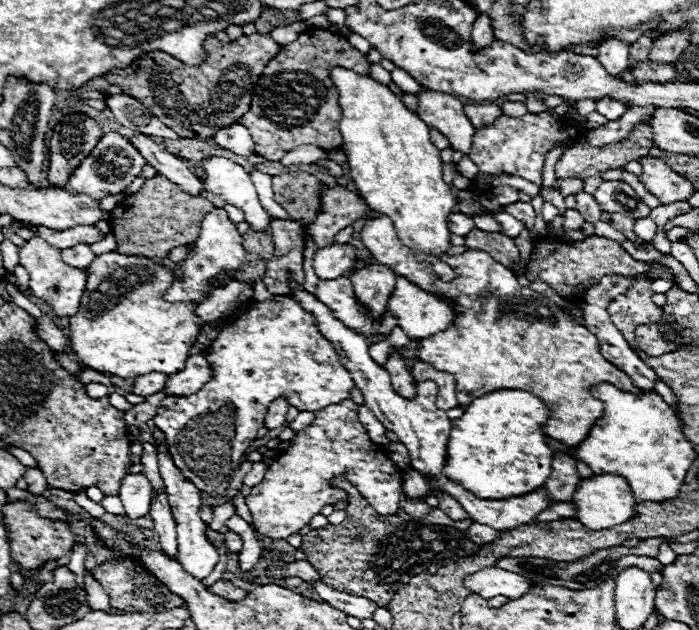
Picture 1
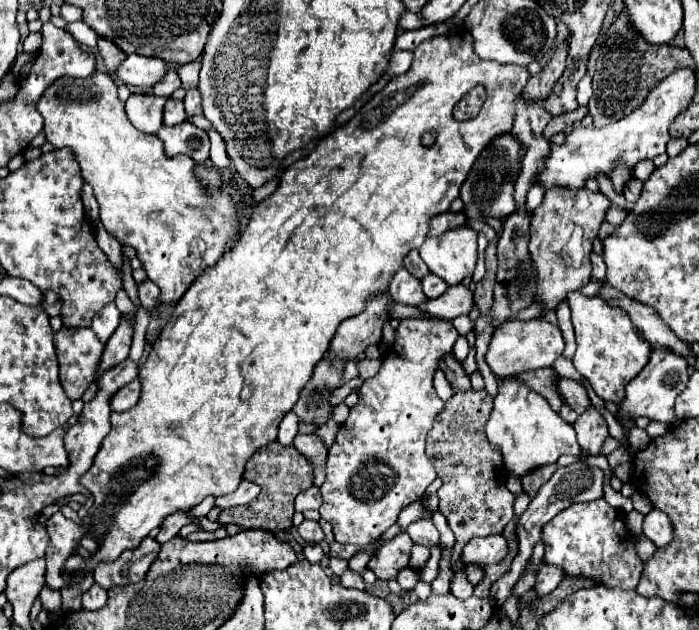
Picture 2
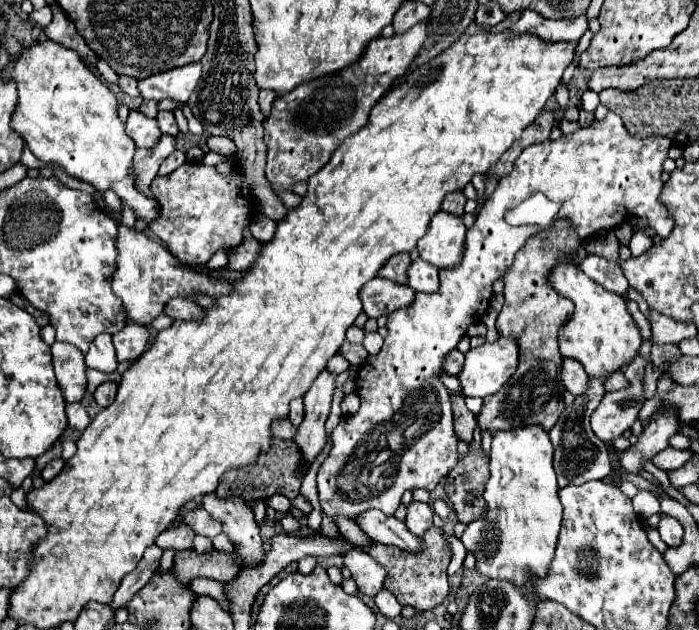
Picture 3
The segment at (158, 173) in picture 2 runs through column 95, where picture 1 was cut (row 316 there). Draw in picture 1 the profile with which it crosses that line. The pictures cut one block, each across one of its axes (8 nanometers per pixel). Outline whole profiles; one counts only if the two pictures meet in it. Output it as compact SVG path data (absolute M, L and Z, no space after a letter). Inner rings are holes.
M106 252L94 258L88 266L88 282L82 296L80 310L68 320L72 342L70 350L84 368L92 368L100 374L114 374L120 378L136 378L148 372L176 374L184 368L188 350L198 334L198 318L192 314L196 304L188 302L166 302L162 300L164 290L172 284L172 274L168 268L154 264L144 256L126 256L118 252Z

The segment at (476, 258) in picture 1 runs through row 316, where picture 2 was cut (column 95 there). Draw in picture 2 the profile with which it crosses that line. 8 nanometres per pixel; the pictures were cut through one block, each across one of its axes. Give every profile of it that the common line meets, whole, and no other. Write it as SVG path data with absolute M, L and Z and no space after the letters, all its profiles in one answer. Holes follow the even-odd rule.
M458 30L452 36L438 36L438 38L430 38L426 42L422 42L416 50L414 50L414 62L410 66L410 70L406 74L394 76L382 92L374 94L370 102L366 102L366 106L362 106L356 116L352 120L348 120L344 126L340 126L334 134L326 136L314 150L310 156L294 162L290 168L286 168L280 174L280 186L278 190L268 196L266 200L258 202L252 218L248 222L248 226L240 232L240 238L236 242L236 246L228 252L222 254L222 258L206 268L196 280L194 284L188 288L188 292L180 298L180 302L176 304L170 320L166 322L166 326L162 328L162 332L158 334L158 338L152 344L150 356L144 362L144 366L140 368L140 380L142 380L142 394L140 400L134 408L126 410L126 412L112 412L110 422L112 422L112 430L110 434L104 438L92 468L78 480L94 498L92 508L88 510L88 514L78 520L72 522L68 518L64 518L62 512L56 512L48 522L46 522L46 530L50 536L50 546L46 550L46 586L52 590L62 590L62 588L70 588L74 584L80 584L82 578L90 572L94 572L94 568L100 562L114 562L124 550L134 550L138 548L138 544L150 534L150 530L158 528L164 518L168 514L174 512L186 512L190 508L194 508L196 504L202 502L202 498L208 496L224 496L234 492L234 488L238 488L238 484L242 482L242 472L246 462L250 460L250 456L260 450L262 446L266 446L268 442L274 442L278 438L278 424L284 418L286 412L290 412L302 392L302 388L306 386L306 382L310 380L314 366L318 364L318 360L324 358L326 348L330 346L330 340L336 332L336 328L340 326L342 320L352 318L356 314L360 314L366 306L366 302L372 296L384 294L390 286L390 280L394 276L394 272L398 268L402 268L404 256L422 246L422 240L428 236L428 226L430 226L430 218L436 214L442 214L450 208L452 200L460 196L460 186L466 180L470 168L474 166L476 158L480 156L480 152L500 134L508 134L512 130L514 124L514 116L516 116L516 100L522 94L526 82L528 82L530 74L528 68L524 66L516 66L516 64L498 64L498 62L490 62L490 60L482 60L472 46L472 36L468 30ZM474 86L484 86L486 90L486 101L484 102L480 114L472 120L466 122L458 122L452 116L454 106L462 100L462 96L466 92L470 92ZM424 132L436 132L436 142L432 146L422 146L422 134ZM244 386L252 386L252 396L248 400L240 398L240 392ZM90 538L94 542L96 548L86 548L82 546L82 540Z

